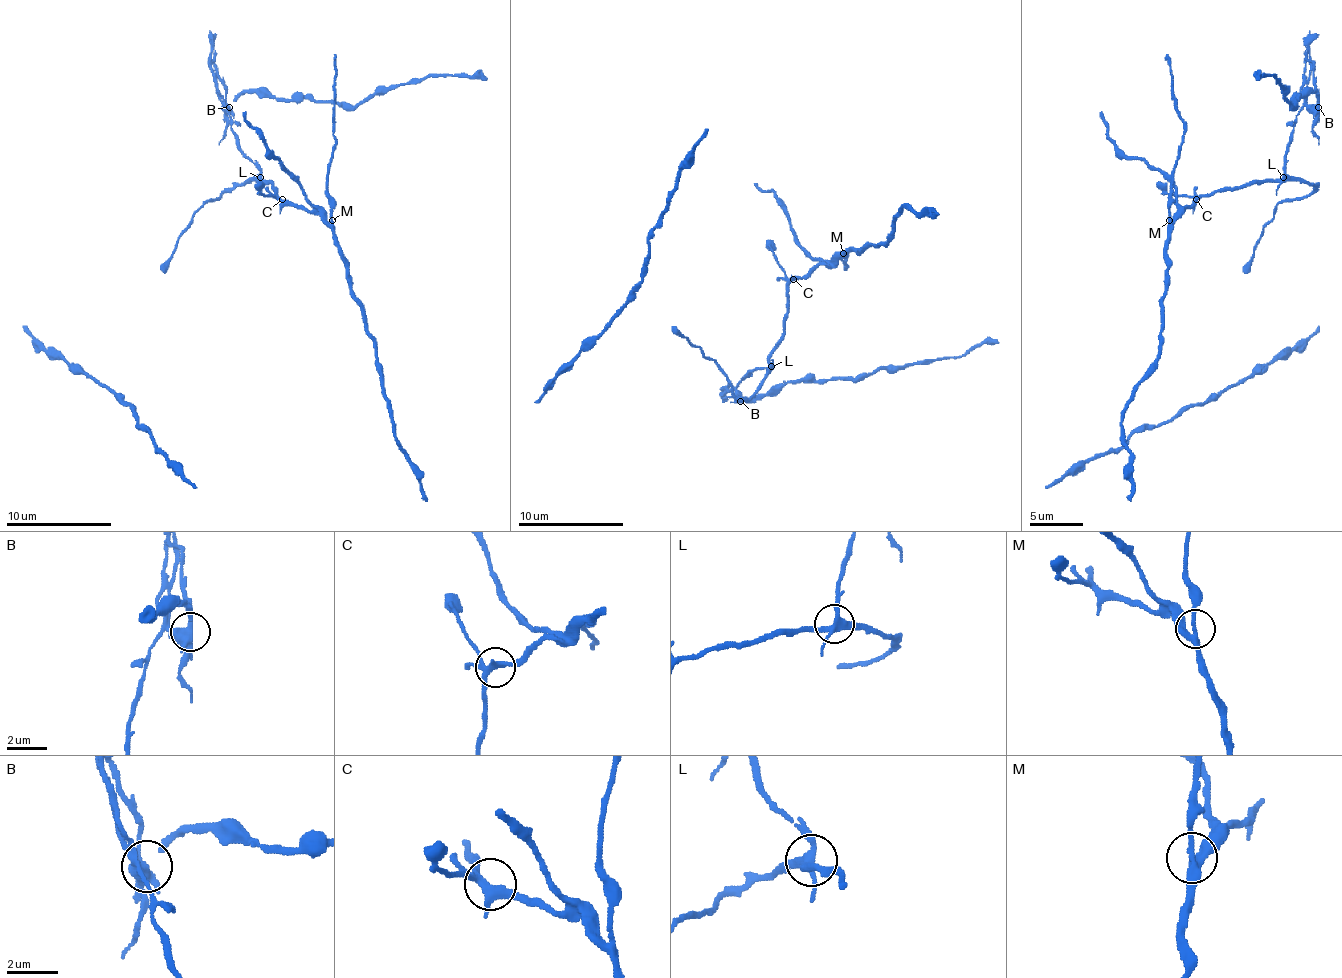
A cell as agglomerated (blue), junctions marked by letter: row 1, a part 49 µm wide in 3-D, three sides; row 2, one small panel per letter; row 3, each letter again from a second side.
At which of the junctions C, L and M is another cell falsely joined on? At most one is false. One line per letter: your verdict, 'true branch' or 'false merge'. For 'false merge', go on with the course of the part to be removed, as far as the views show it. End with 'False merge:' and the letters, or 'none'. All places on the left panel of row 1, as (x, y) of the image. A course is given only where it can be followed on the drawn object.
C: true branch
L: false merge
M: true branch
False merge: L

